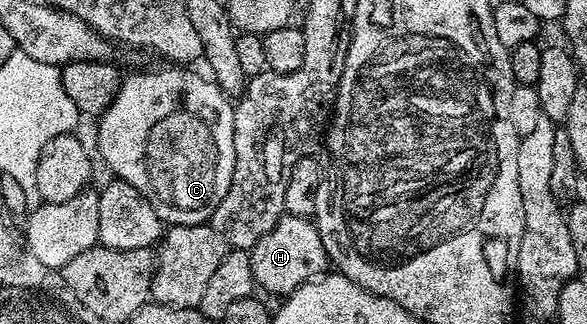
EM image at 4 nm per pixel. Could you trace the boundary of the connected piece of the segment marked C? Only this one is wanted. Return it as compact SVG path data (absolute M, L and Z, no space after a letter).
M171 64L167 66L168 70L139 70L136 74L131 74L122 79L119 83L119 91L117 96L113 100L113 104L109 104L109 108L102 114L98 119L99 122L99 154L103 157L103 162L112 170L114 177L120 182L128 182L133 184L133 188L137 188L137 192L141 192L145 196L145 200L149 200L149 204L153 204L153 208L157 212L157 216L162 218L164 223L170 224L171 226L201 226L210 223L213 212L217 208L217 204L221 204L221 200L225 200L225 192L229 192L229 184L233 180L233 168L235 167L235 153L233 152L233 120L235 119L235 106L233 105L232 99L228 95L223 93L218 84L214 82L210 77L204 76L202 78L199 74L194 74L194 69L191 68L180 68L178 65Z

